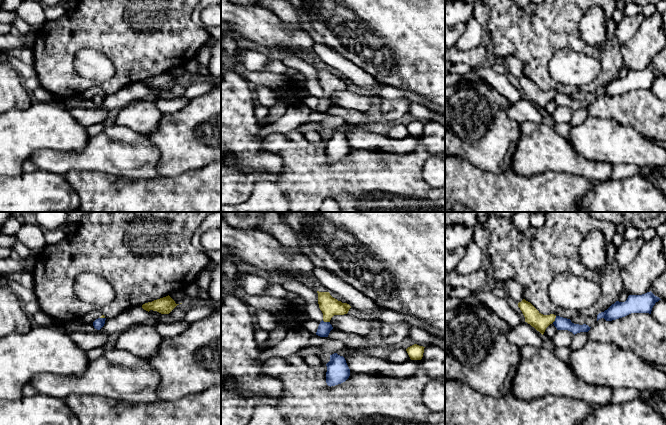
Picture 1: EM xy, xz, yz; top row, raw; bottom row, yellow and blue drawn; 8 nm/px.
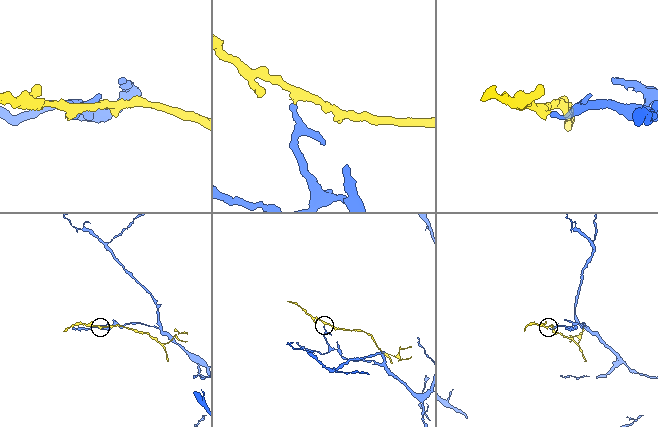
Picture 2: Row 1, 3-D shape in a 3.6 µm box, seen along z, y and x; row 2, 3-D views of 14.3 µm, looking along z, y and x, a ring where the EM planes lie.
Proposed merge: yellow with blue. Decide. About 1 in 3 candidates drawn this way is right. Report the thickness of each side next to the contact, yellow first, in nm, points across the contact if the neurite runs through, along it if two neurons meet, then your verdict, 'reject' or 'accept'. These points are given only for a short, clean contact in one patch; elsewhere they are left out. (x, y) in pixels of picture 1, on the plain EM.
calibres 150 and 110 nm; border xz (322, 96), (329, 98); reject

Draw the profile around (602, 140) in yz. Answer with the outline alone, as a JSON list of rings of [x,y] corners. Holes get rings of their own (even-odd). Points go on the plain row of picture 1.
[[[588,116],[580,125],[571,125],[569,143],[579,155],[609,165],[634,164],[638,167],[666,168],[666,150],[630,126],[612,119]]]

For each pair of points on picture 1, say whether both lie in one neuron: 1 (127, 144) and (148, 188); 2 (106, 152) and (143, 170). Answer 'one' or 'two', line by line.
1: two
2: one

